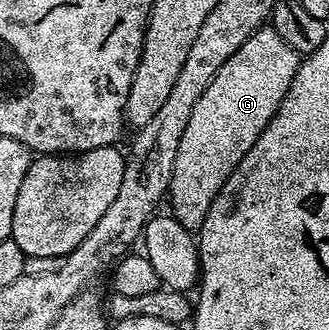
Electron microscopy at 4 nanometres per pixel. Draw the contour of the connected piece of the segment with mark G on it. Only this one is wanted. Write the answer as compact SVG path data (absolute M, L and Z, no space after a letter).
M263 25L259 31L252 33L252 37L248 37L248 41L244 41L244 45L240 45L240 49L236 49L236 53L232 53L232 57L228 57L224 65L220 65L220 73L216 73L208 89L200 93L200 101L196 101L192 117L188 117L188 129L184 129L184 137L180 137L180 149L176 149L176 165L172 169L168 192L169 210L174 219L184 225L184 229L196 233L202 228L216 193L220 193L224 181L228 181L236 165L244 161L248 149L256 145L260 133L268 121L272 121L276 109L284 101L288 85L292 85L292 77L296 77L298 72L299 62L300 56L292 49L292 45L285 43L273 27Z

